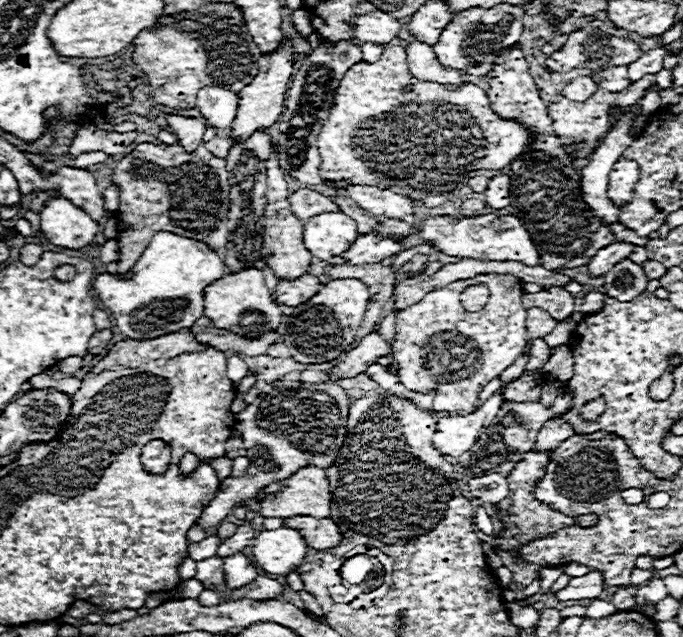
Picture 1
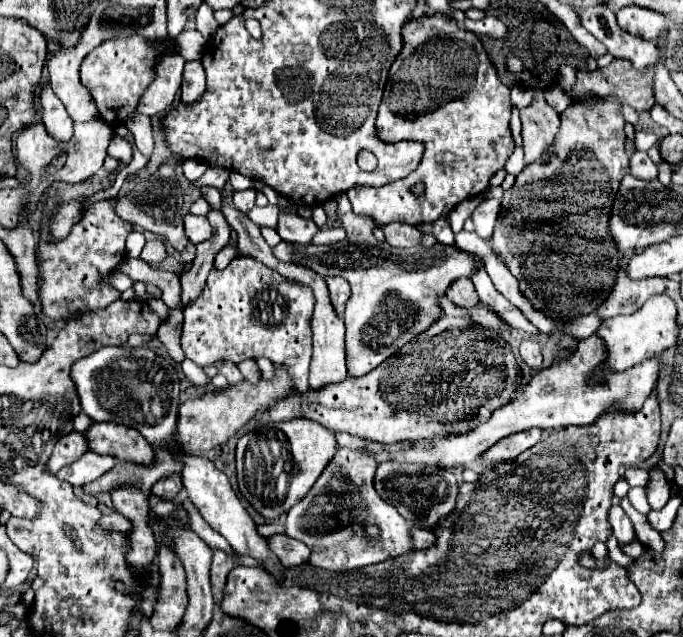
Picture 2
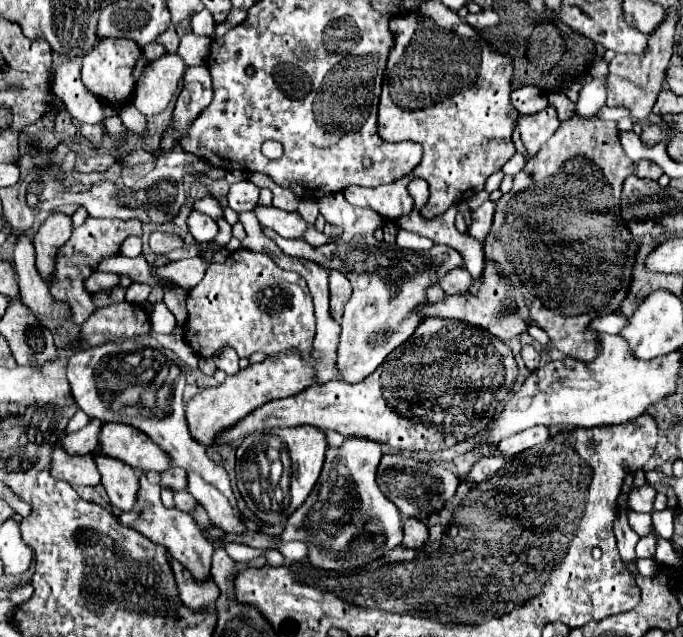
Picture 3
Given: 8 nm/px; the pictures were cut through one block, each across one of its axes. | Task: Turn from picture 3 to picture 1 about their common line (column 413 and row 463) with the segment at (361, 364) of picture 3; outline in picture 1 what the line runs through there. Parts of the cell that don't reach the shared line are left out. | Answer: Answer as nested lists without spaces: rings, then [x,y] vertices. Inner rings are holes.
[[[276,380],[272,384],[264,384],[260,390],[260,396],[246,410],[236,414],[236,430],[240,432],[240,436],[246,444],[246,450],[248,450],[246,456],[250,458],[248,472],[242,478],[222,480],[216,496],[212,498],[208,508],[202,510],[200,520],[196,524],[206,530],[216,528],[232,512],[232,508],[238,506],[240,500],[254,498],[262,486],[268,486],[270,482],[282,482],[288,476],[292,476],[294,472],[298,472],[300,468],[306,468],[306,466],[318,466],[324,470],[330,468],[348,434],[348,428],[346,428],[348,408],[350,408],[350,402],[348,402],[344,388],[340,388],[338,384],[332,384],[332,382],[308,384],[308,382],[294,382],[294,380]]]

